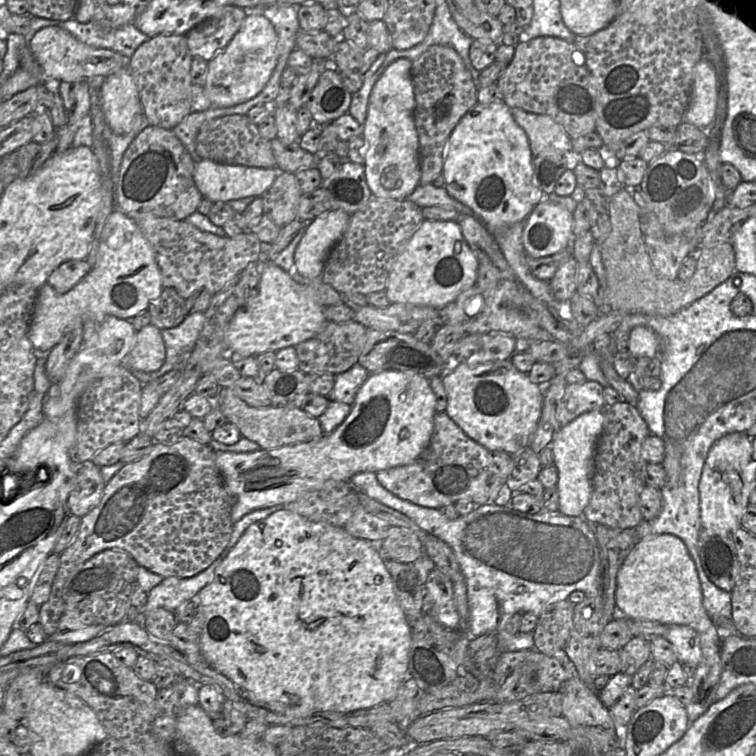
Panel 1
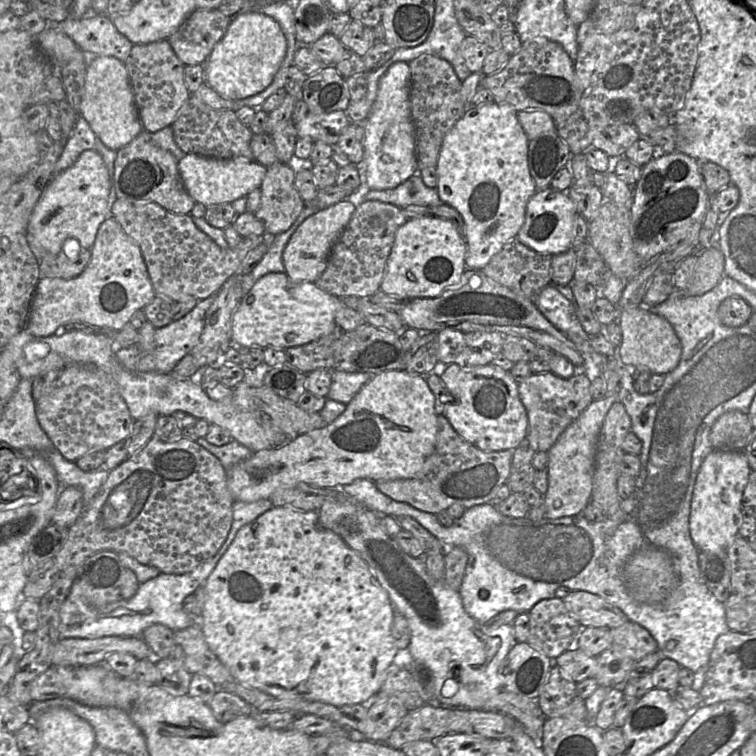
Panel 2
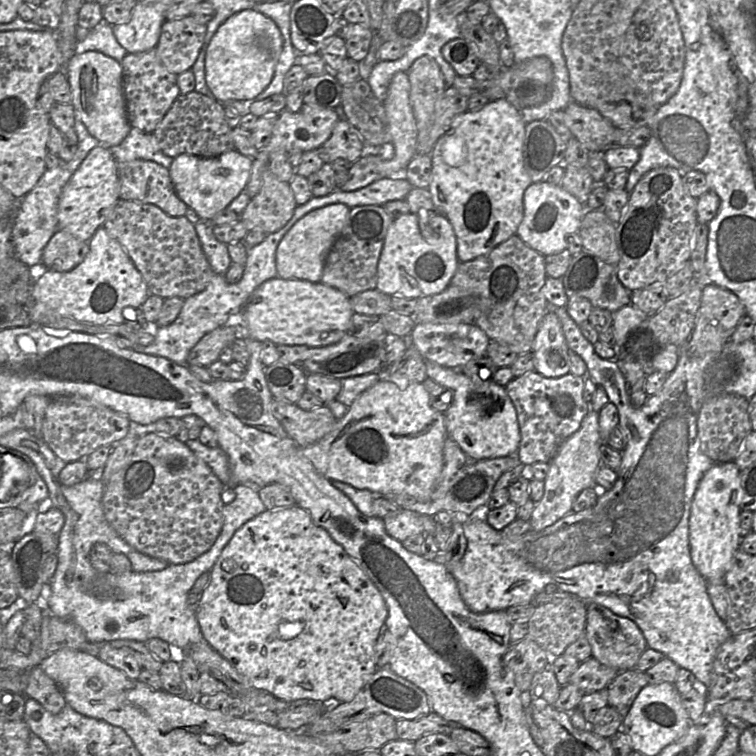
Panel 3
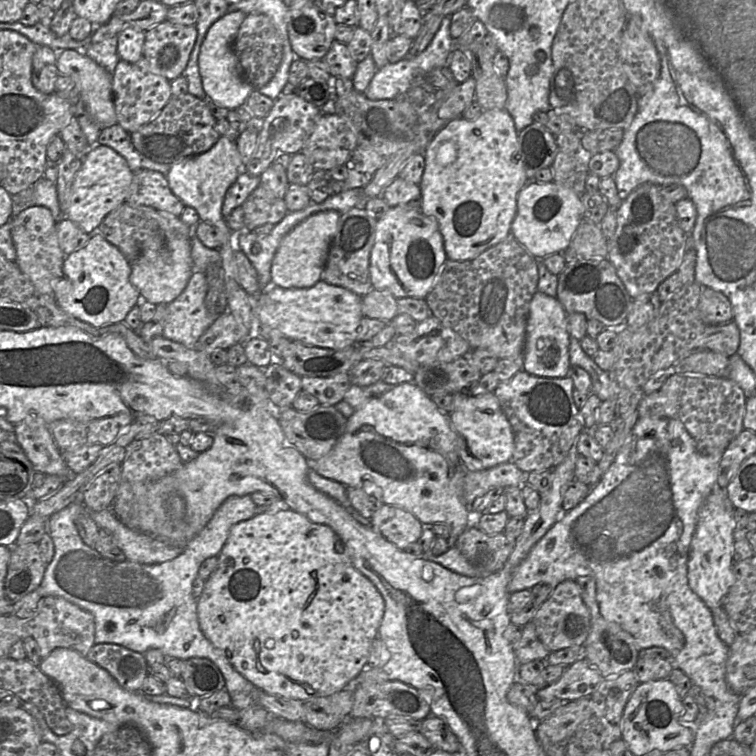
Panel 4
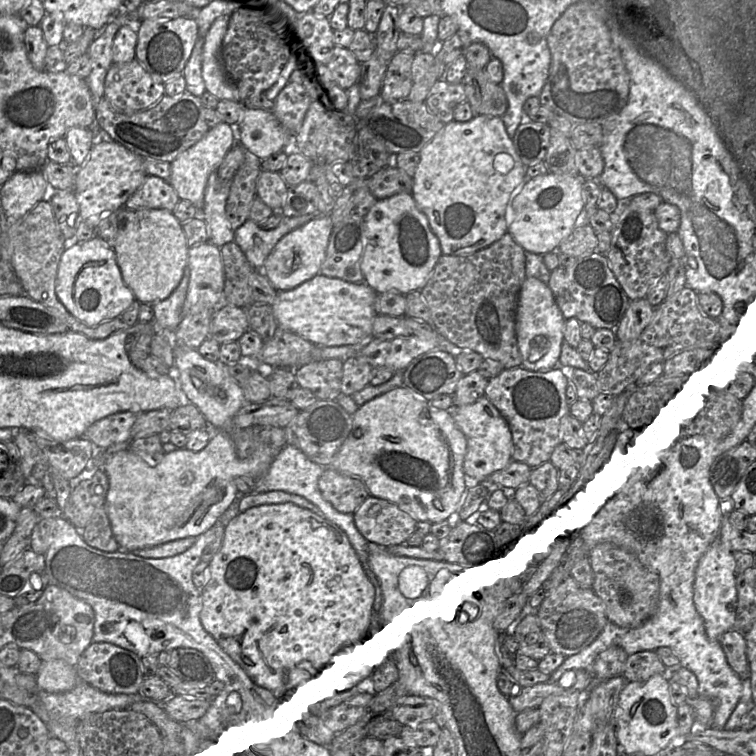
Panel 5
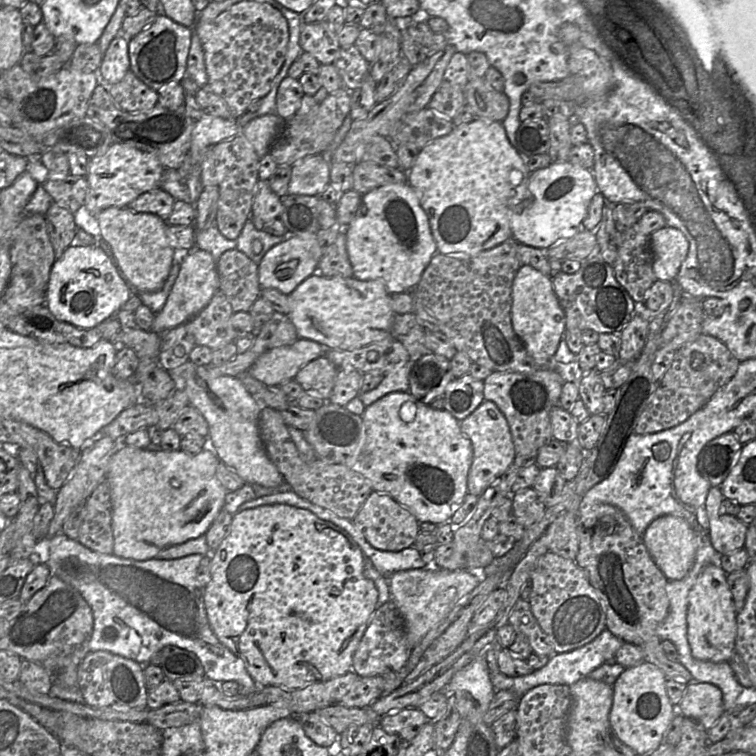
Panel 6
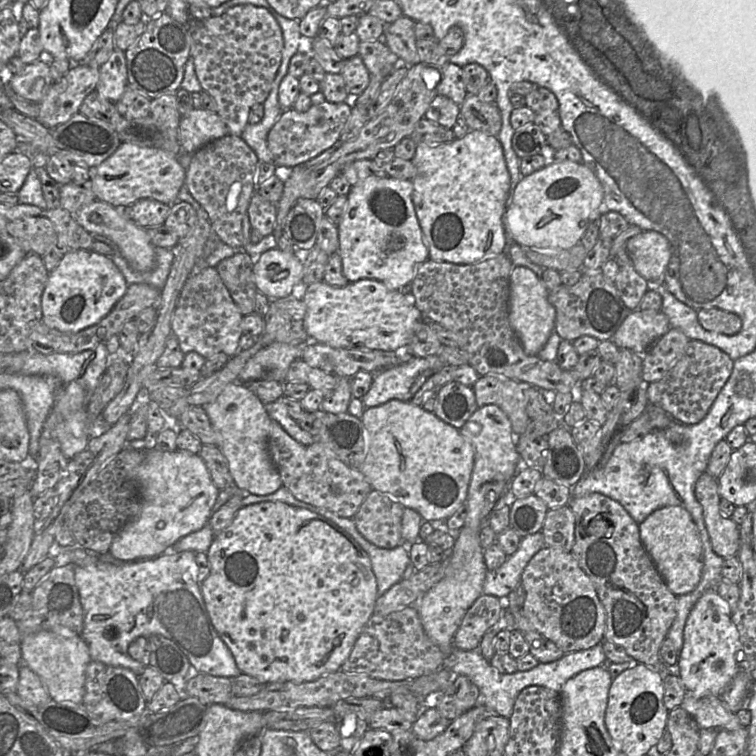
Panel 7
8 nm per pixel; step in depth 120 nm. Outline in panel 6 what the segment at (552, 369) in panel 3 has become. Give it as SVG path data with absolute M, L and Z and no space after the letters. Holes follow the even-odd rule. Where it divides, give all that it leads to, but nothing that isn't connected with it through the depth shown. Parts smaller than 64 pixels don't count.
M522 265L512 285L512 327L527 353L539 366L548 366L566 330L565 314L554 293L552 279L531 266Z

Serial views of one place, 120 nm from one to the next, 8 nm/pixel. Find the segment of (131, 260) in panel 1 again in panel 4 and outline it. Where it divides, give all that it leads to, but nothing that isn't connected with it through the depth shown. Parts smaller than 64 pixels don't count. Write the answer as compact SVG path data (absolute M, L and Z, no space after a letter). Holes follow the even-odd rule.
M101 233L90 234L86 245L65 256L61 274L54 284L54 299L58 306L75 319L93 326L123 322L140 295L130 282L131 262L120 250L108 242Z

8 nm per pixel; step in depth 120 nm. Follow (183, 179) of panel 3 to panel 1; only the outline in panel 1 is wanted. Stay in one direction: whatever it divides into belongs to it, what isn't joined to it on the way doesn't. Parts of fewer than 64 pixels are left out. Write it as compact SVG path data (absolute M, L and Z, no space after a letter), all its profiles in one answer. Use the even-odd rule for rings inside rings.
M202 158L195 163L193 179L204 198L208 198L212 202L227 202L248 196L261 196L272 185L279 171L277 167L260 168L223 164Z

